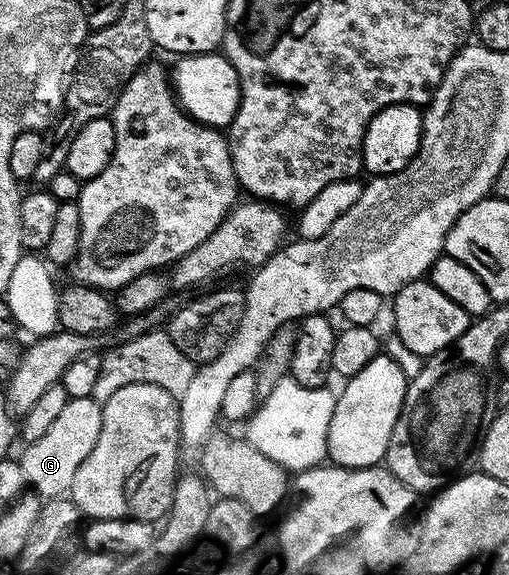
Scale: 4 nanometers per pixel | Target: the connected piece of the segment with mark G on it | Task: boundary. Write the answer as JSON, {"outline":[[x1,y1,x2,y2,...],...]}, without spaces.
{"outline":[[92,397,69,399,64,410,59,413,57,421,53,422,46,434,24,447,26,449,18,460,28,484,41,498,56,499,65,496,71,490,75,472,82,465,82,460,90,455,101,435,103,414,103,404]]}

